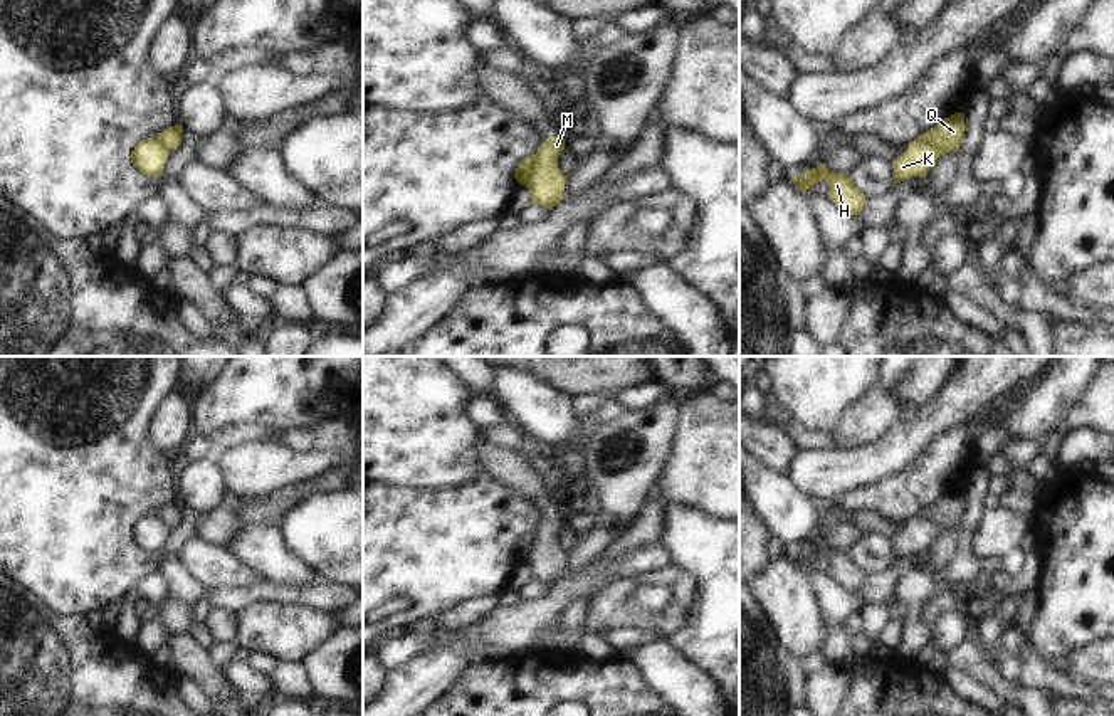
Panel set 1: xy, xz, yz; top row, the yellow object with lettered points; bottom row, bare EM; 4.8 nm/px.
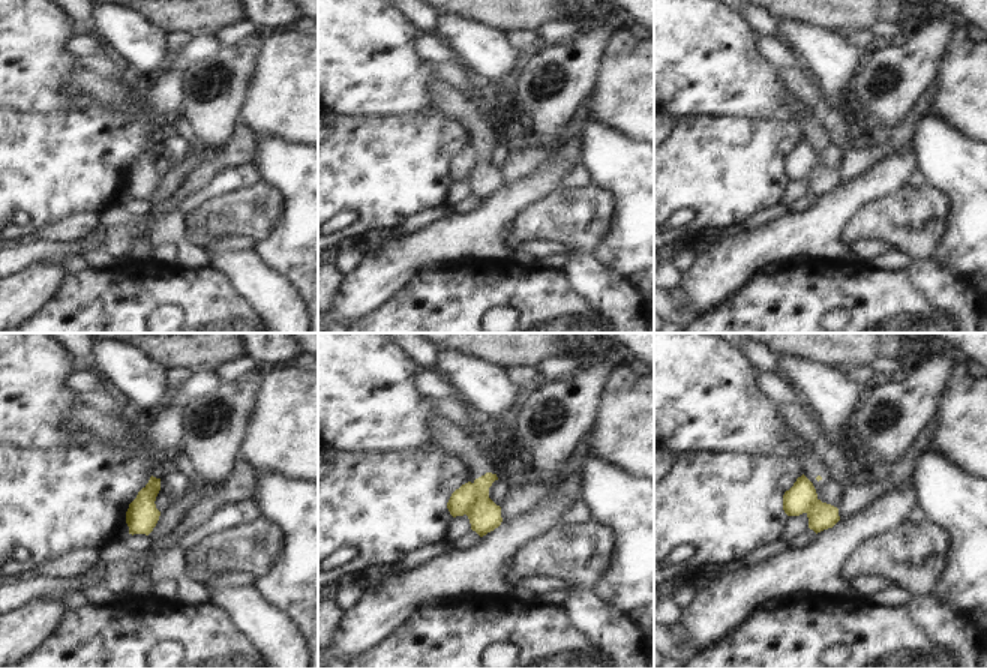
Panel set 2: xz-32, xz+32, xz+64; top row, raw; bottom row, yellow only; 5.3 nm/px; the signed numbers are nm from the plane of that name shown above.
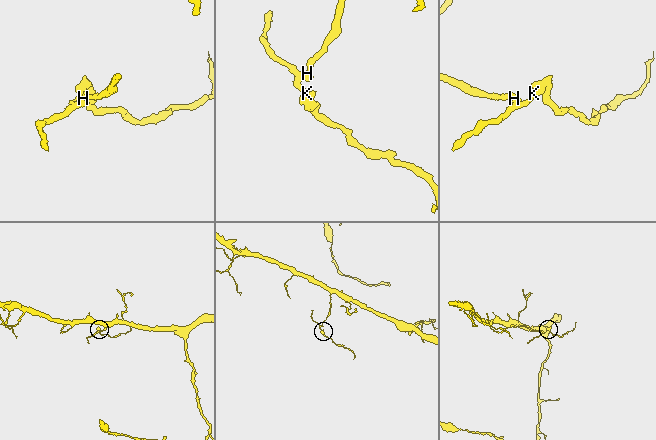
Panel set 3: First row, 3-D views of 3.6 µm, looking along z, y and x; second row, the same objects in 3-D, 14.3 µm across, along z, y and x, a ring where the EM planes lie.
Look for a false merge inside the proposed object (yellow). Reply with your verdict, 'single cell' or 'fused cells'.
fused cells

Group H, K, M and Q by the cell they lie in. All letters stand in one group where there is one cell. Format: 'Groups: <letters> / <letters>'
Groups: H K / M Q.

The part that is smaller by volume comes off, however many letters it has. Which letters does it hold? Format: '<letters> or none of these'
M, Q

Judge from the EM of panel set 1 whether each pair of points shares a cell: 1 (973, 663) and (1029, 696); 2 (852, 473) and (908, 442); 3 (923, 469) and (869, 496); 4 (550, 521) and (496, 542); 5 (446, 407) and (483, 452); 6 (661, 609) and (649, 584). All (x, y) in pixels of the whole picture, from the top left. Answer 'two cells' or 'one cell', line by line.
1: one cell
2: one cell
3: one cell
4: two cells
5: two cells
6: one cell

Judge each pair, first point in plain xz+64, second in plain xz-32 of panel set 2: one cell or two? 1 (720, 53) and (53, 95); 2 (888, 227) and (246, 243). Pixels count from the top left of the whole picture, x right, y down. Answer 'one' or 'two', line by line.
1: one
2: two

